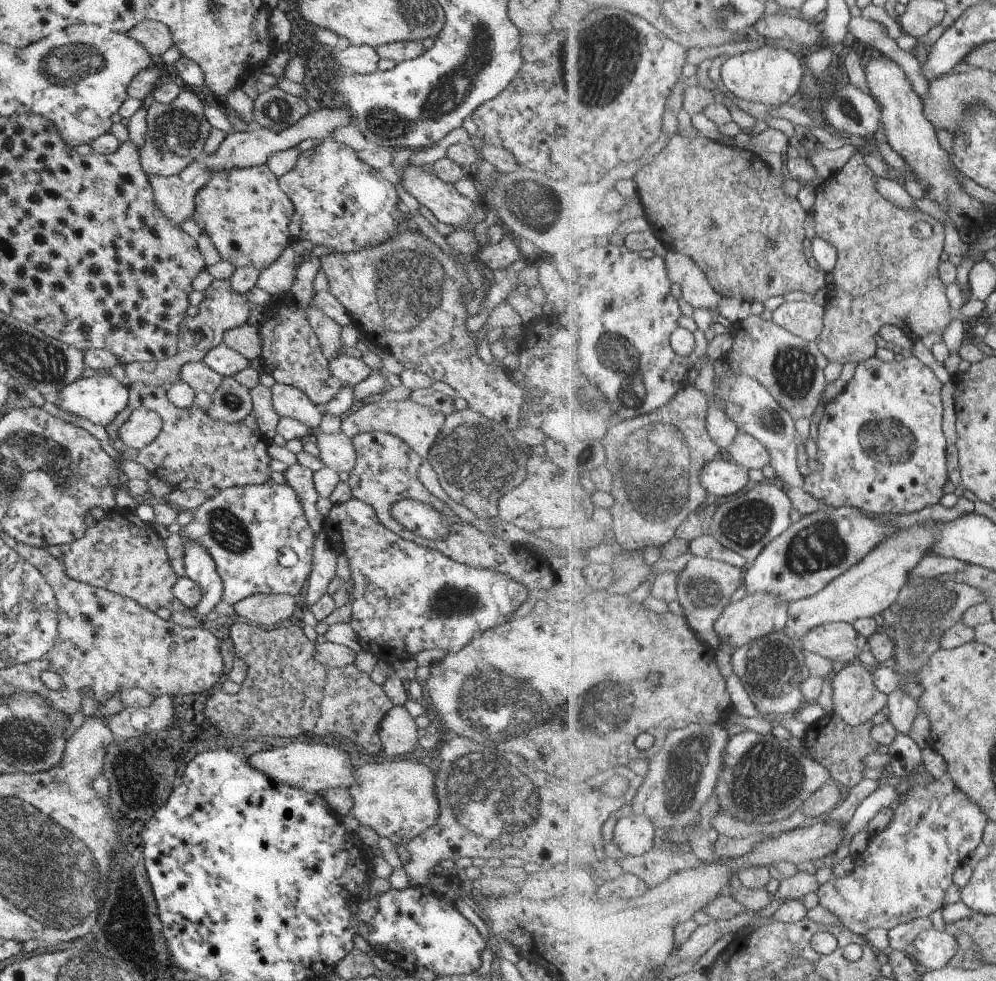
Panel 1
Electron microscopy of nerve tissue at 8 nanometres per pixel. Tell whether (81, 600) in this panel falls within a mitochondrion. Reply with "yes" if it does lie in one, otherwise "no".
no

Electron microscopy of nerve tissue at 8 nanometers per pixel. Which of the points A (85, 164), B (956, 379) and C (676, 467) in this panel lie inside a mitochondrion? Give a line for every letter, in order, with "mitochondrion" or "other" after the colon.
A: other
B: other
C: mitochondrion

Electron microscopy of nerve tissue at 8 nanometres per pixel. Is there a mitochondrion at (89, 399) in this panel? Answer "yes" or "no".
no

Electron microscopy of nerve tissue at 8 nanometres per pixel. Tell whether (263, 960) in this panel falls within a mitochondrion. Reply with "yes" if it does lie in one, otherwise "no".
no

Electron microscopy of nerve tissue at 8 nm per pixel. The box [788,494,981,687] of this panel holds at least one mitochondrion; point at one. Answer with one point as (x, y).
(932, 604)

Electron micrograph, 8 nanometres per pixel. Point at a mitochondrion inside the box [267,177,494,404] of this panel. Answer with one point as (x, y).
(409, 282)

